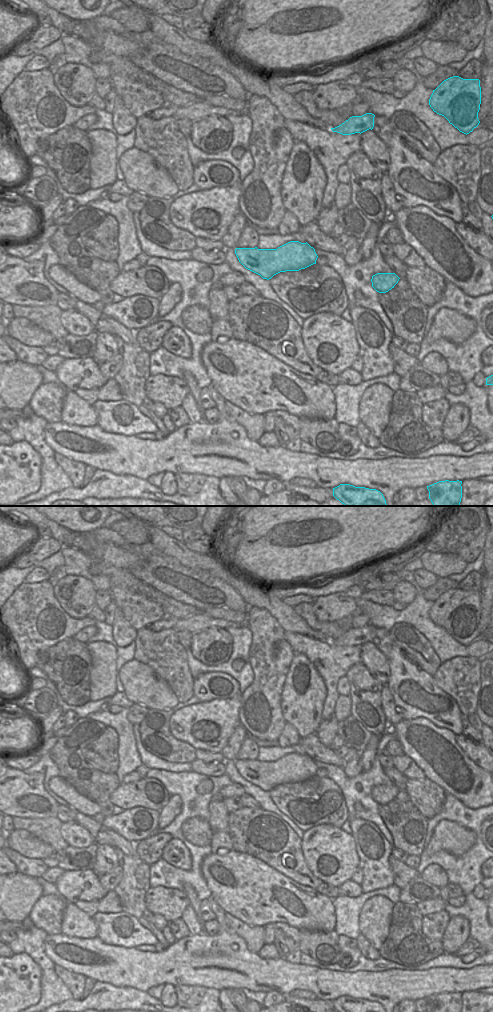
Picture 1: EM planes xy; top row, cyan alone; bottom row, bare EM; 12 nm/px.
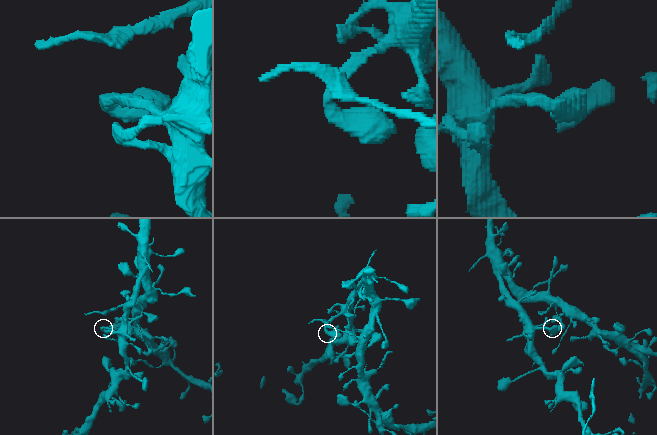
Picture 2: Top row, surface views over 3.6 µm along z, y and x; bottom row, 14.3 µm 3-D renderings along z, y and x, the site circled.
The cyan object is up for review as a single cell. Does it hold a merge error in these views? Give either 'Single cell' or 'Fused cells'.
Fused cells

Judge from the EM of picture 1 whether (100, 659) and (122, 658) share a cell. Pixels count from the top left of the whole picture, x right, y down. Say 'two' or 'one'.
two

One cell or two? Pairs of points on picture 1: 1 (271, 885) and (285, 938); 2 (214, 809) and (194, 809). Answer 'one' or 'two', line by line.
1: two
2: two

